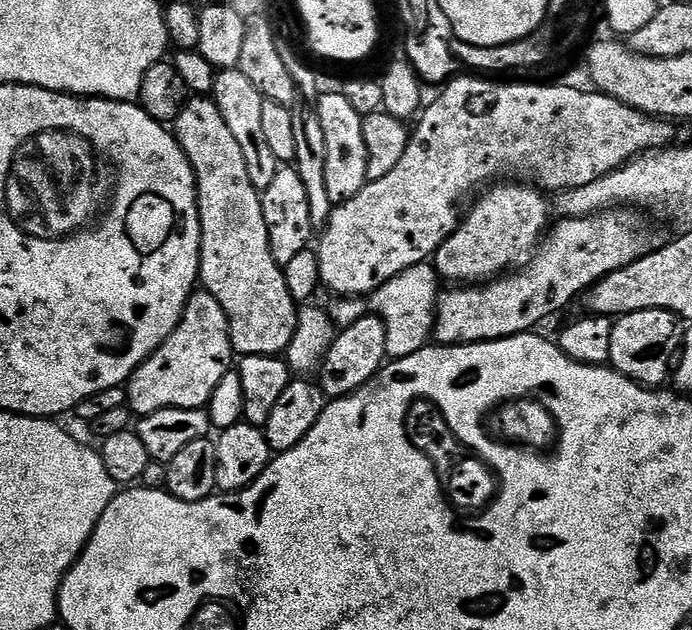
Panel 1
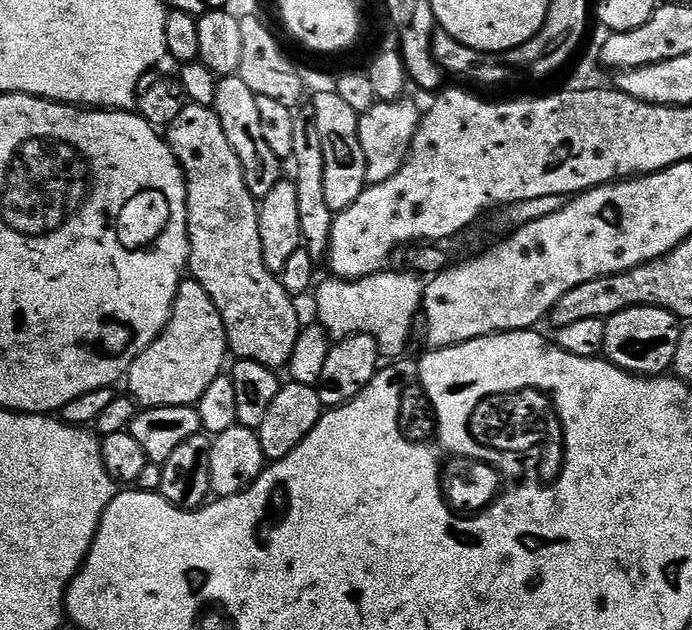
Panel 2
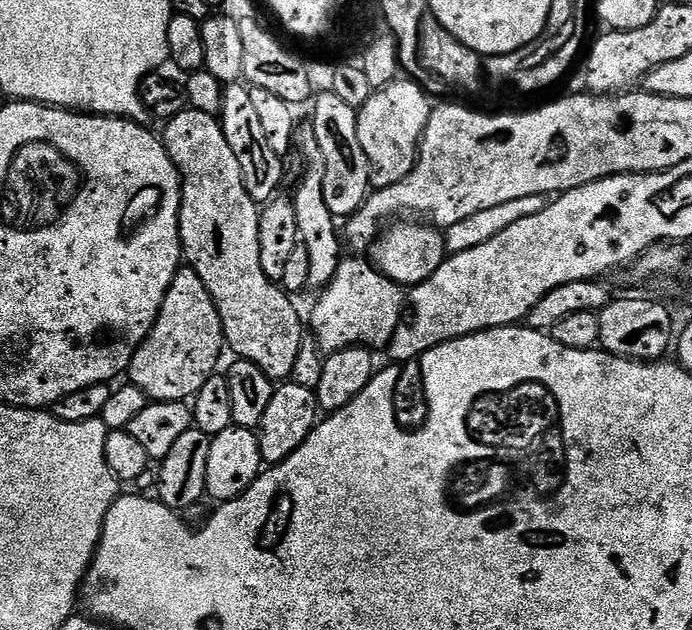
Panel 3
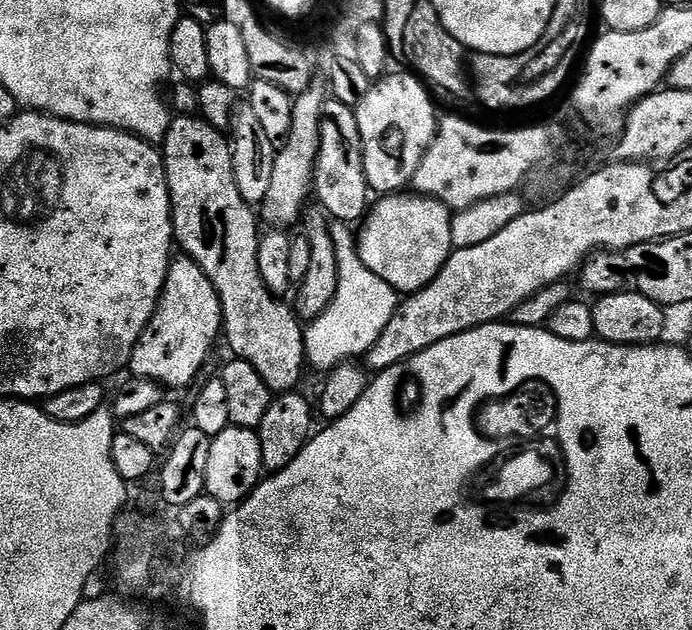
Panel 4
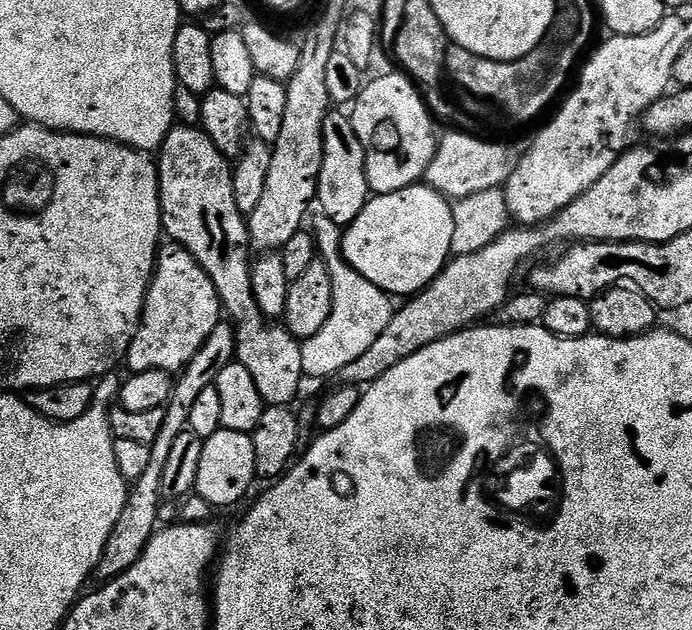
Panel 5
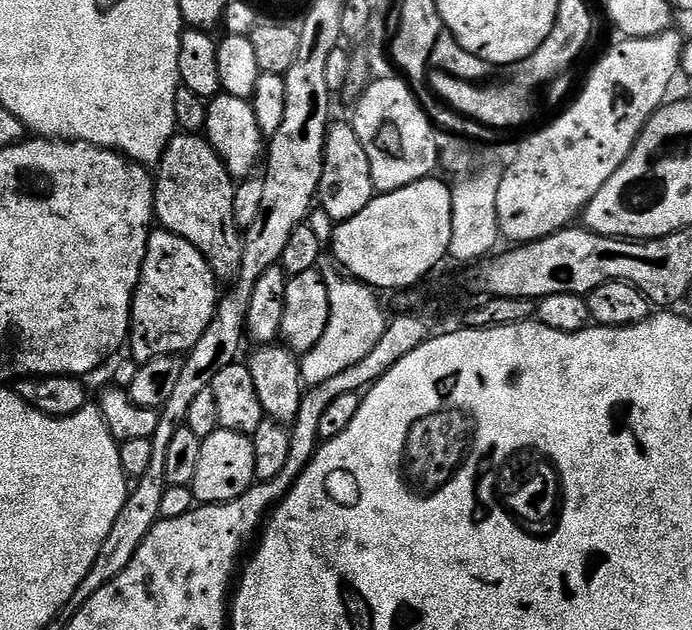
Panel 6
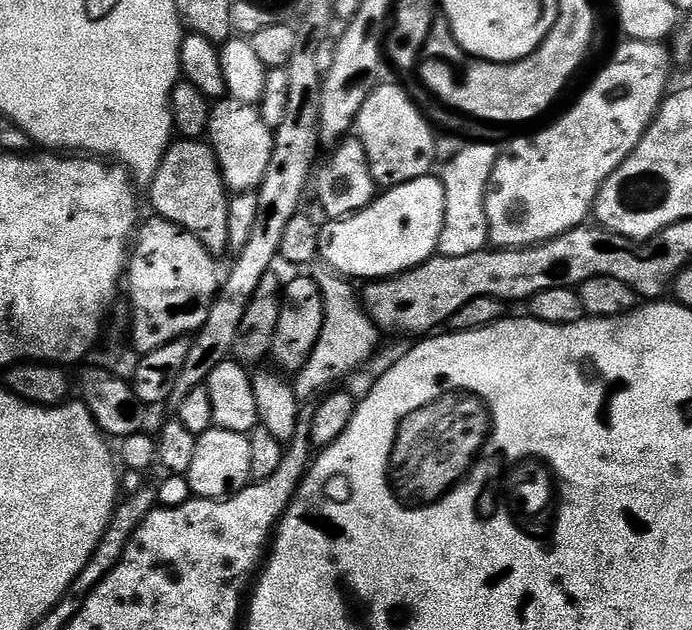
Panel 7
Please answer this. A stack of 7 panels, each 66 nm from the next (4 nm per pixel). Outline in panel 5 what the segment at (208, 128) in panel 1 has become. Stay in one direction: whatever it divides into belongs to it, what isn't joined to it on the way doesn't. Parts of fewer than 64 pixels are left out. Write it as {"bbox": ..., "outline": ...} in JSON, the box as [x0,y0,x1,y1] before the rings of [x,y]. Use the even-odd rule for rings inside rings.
{"bbox":[158,123,305,405],"outline":[[[181,123],[173,126],[166,134],[164,145],[158,149],[158,171],[160,174],[160,222],[169,241],[181,244],[206,270],[210,282],[214,282],[216,293],[223,311],[228,312],[236,333],[235,359],[250,375],[258,386],[258,394],[262,394],[265,405],[291,405],[292,399],[300,392],[300,380],[305,379],[302,370],[301,341],[296,339],[279,323],[269,321],[262,314],[252,289],[253,261],[248,260],[250,241],[248,238],[248,222],[245,213],[238,210],[238,202],[234,198],[234,182],[232,181],[233,165],[229,157],[214,146],[204,129],[199,126]]]}

